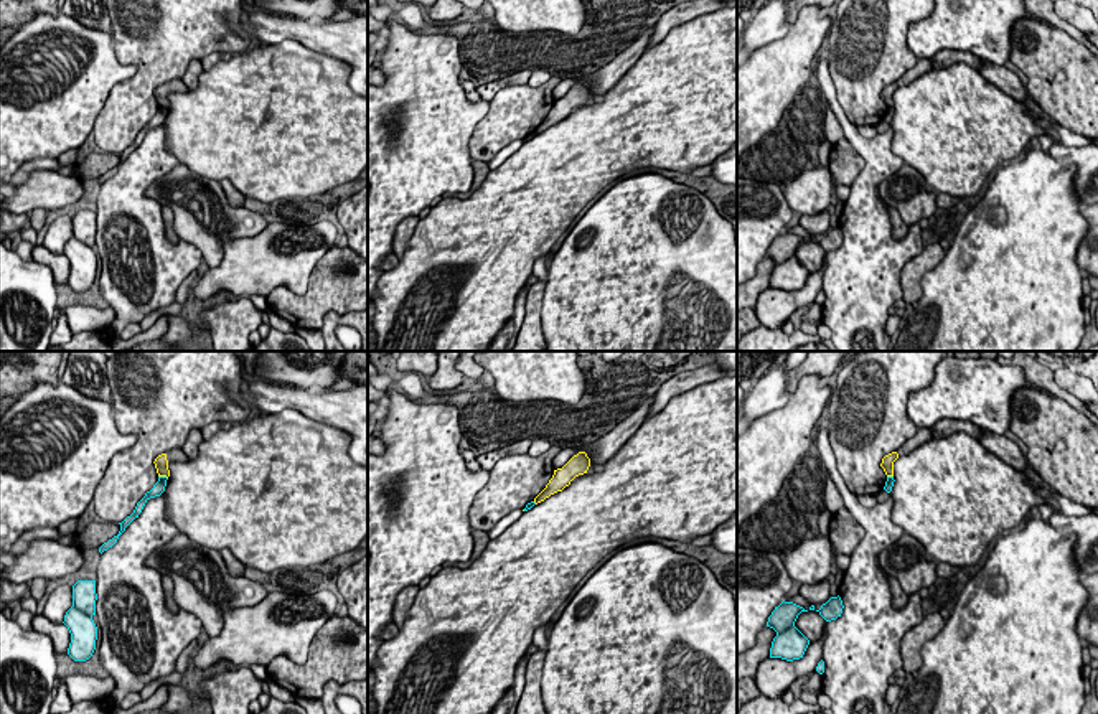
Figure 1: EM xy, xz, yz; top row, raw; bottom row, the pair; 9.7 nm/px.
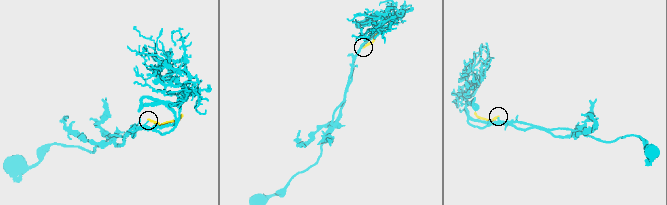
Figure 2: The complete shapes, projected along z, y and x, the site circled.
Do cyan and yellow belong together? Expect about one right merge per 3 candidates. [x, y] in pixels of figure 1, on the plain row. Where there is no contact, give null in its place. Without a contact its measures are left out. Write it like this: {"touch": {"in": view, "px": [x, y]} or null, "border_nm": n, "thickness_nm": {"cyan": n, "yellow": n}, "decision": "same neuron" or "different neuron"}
{"touch": {"in": "xy", "px": [164, 108]}, "border_nm": 100, "thickness_nm": {"cyan": 120, "yellow": 130}, "decision": "different neuron"}

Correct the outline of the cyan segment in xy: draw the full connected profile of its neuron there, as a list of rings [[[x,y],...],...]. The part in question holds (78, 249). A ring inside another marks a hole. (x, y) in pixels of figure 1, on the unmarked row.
[[[77,211],[73,216],[73,237],[64,246],[64,256],[71,264],[68,285],[74,292],[86,292],[92,287],[97,270],[96,246],[96,211]]]

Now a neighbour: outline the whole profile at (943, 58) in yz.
[[[941,49],[931,56],[933,69],[948,68],[955,63],[966,63],[974,69],[981,69],[983,59],[971,54],[969,51],[958,51],[958,49]]]

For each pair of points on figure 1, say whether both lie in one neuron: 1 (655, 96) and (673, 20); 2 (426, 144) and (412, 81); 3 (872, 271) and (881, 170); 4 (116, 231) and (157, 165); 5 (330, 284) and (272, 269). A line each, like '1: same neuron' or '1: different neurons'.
1: different neurons
2: same neuron
3: same neuron
4: same neuron
5: different neurons

